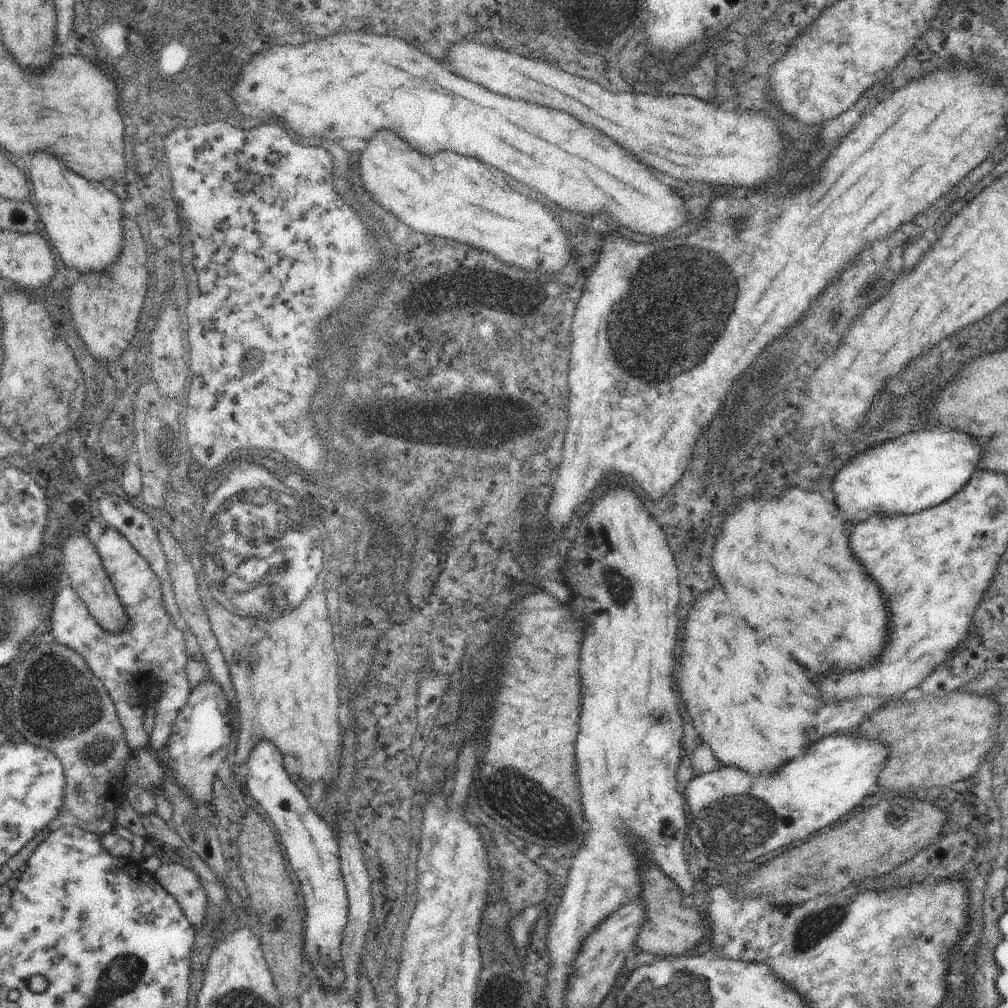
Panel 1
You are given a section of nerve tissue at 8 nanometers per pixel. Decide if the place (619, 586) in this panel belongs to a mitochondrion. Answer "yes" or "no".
yes

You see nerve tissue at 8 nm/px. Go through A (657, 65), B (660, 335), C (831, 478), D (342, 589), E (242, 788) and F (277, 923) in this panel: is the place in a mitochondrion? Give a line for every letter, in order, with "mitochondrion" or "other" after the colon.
A: other
B: mitochondrion
C: other
D: other
E: other
F: other

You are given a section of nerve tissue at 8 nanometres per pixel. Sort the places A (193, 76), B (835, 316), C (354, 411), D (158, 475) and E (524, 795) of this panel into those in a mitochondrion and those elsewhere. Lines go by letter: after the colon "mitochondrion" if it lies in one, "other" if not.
A: mitochondrion
B: other
C: mitochondrion
D: mitochondrion
E: mitochondrion

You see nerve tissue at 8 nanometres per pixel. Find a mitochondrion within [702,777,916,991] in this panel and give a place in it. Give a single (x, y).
(810, 931)

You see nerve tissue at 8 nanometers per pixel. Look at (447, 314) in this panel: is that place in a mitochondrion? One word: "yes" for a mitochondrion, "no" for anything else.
no

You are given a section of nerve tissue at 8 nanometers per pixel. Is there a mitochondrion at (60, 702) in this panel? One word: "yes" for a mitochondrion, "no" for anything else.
yes

